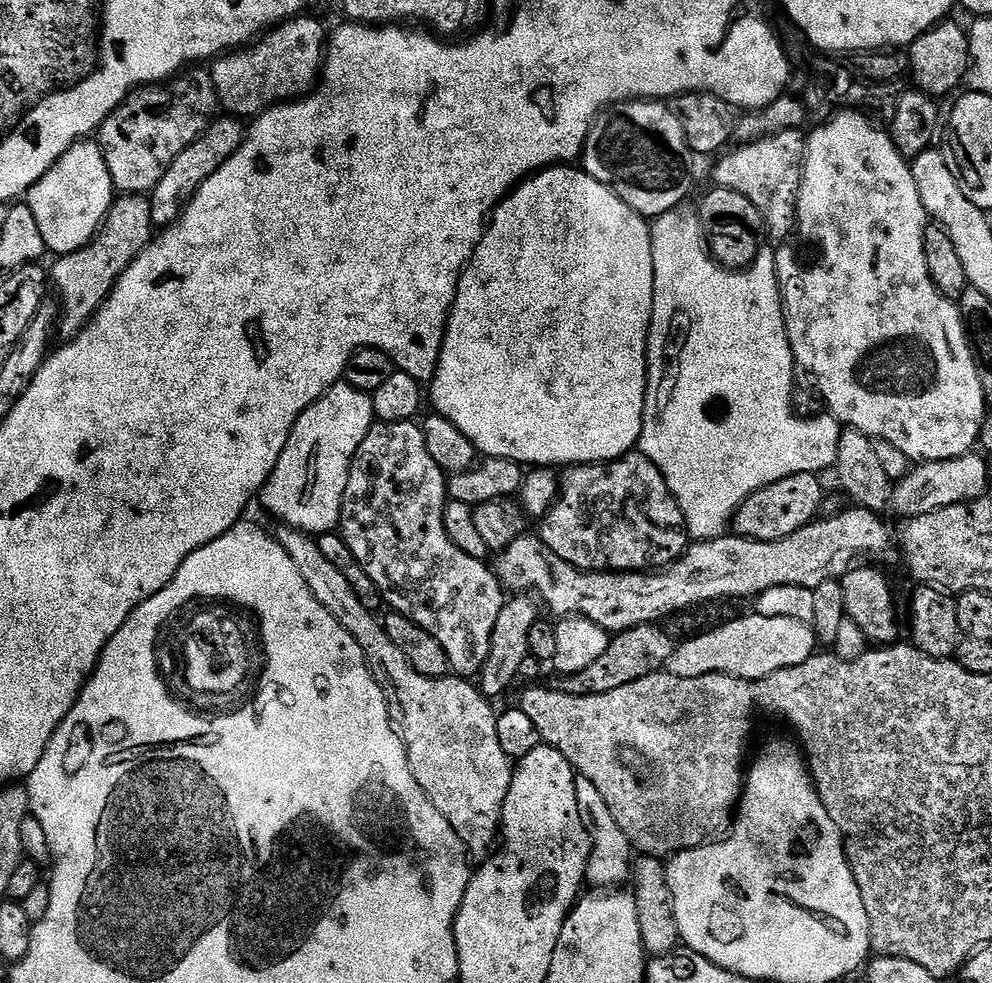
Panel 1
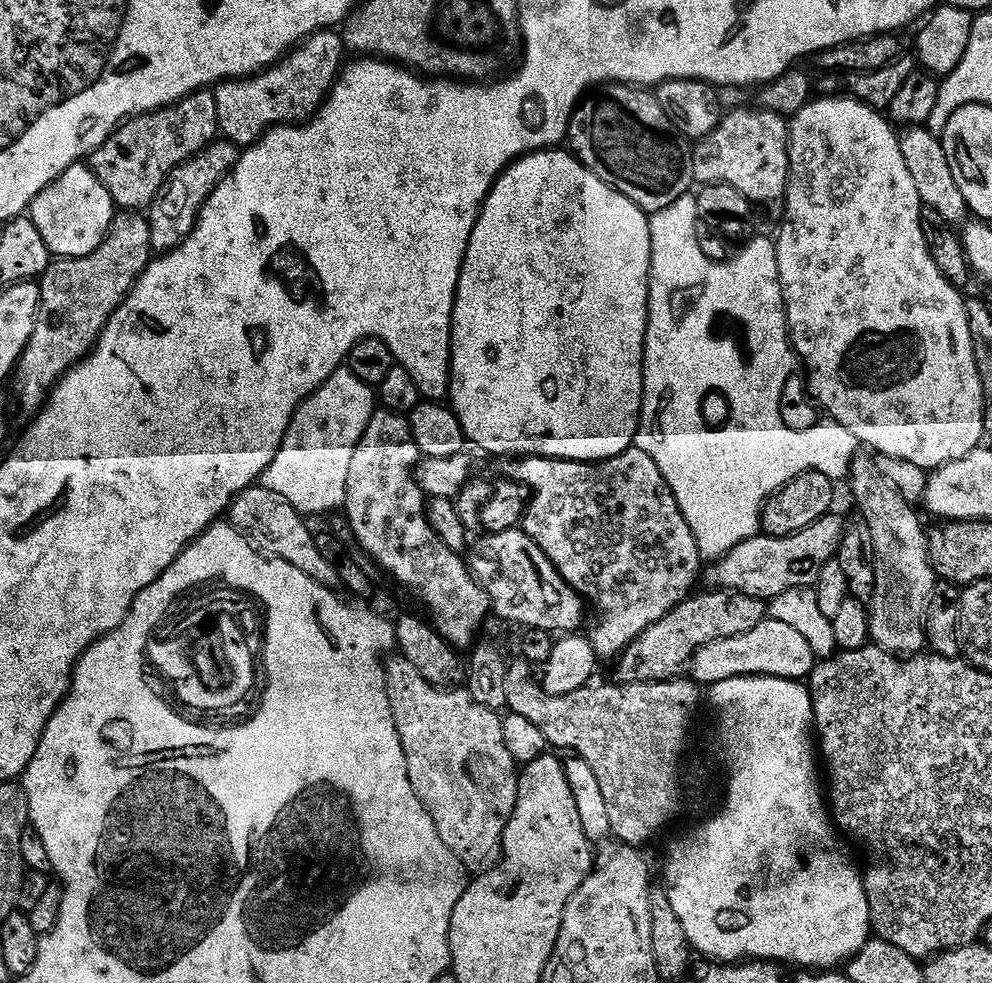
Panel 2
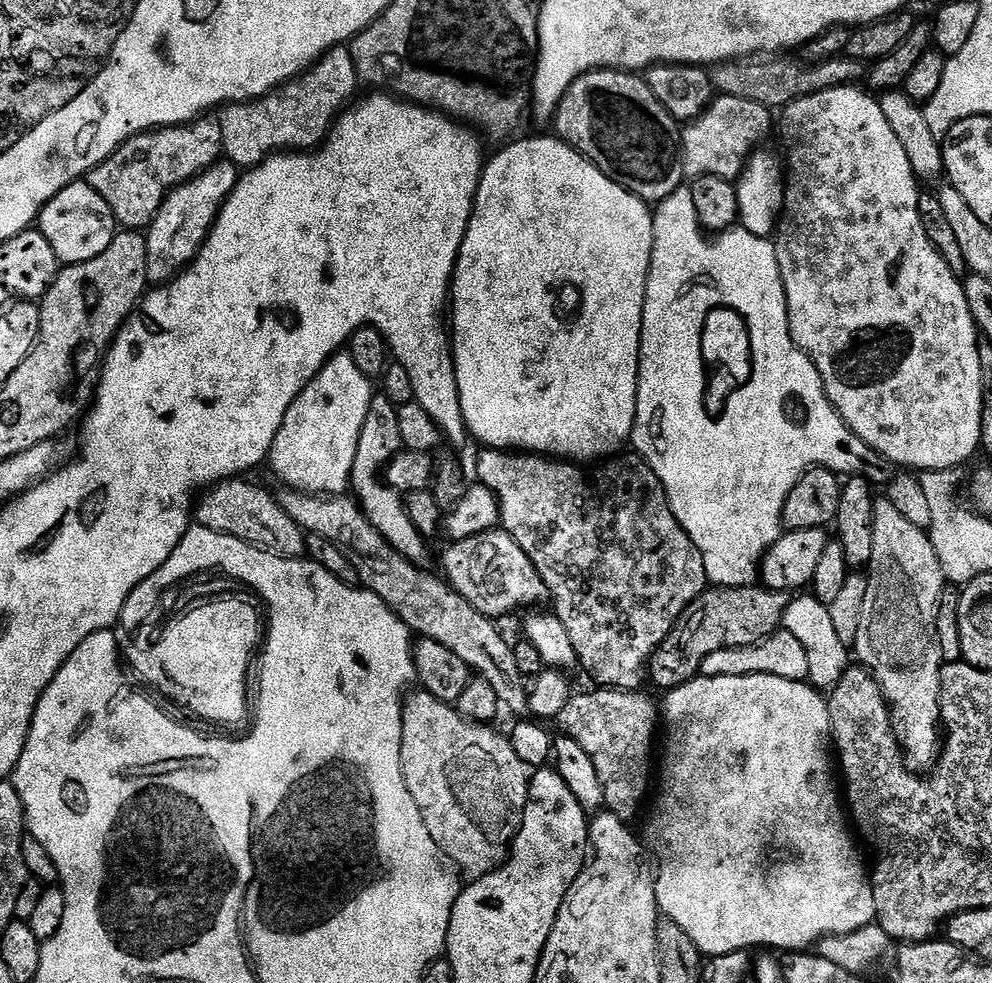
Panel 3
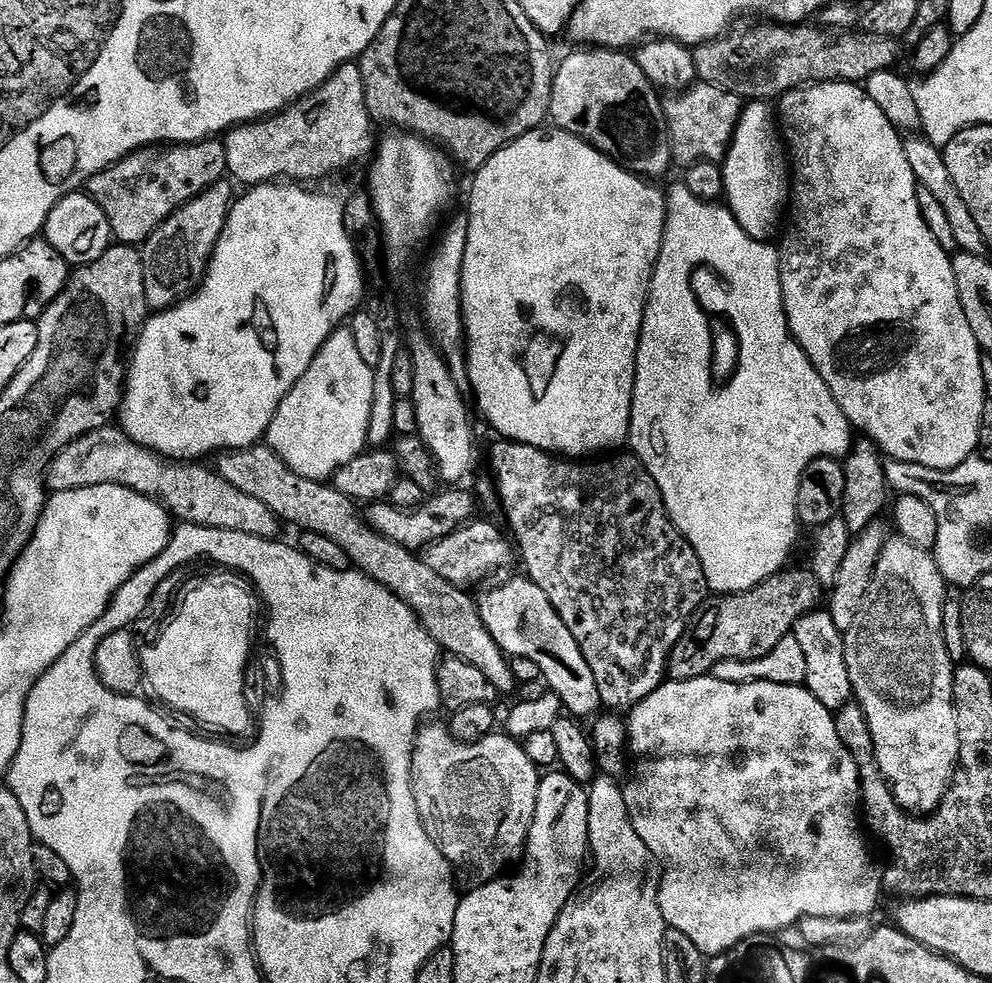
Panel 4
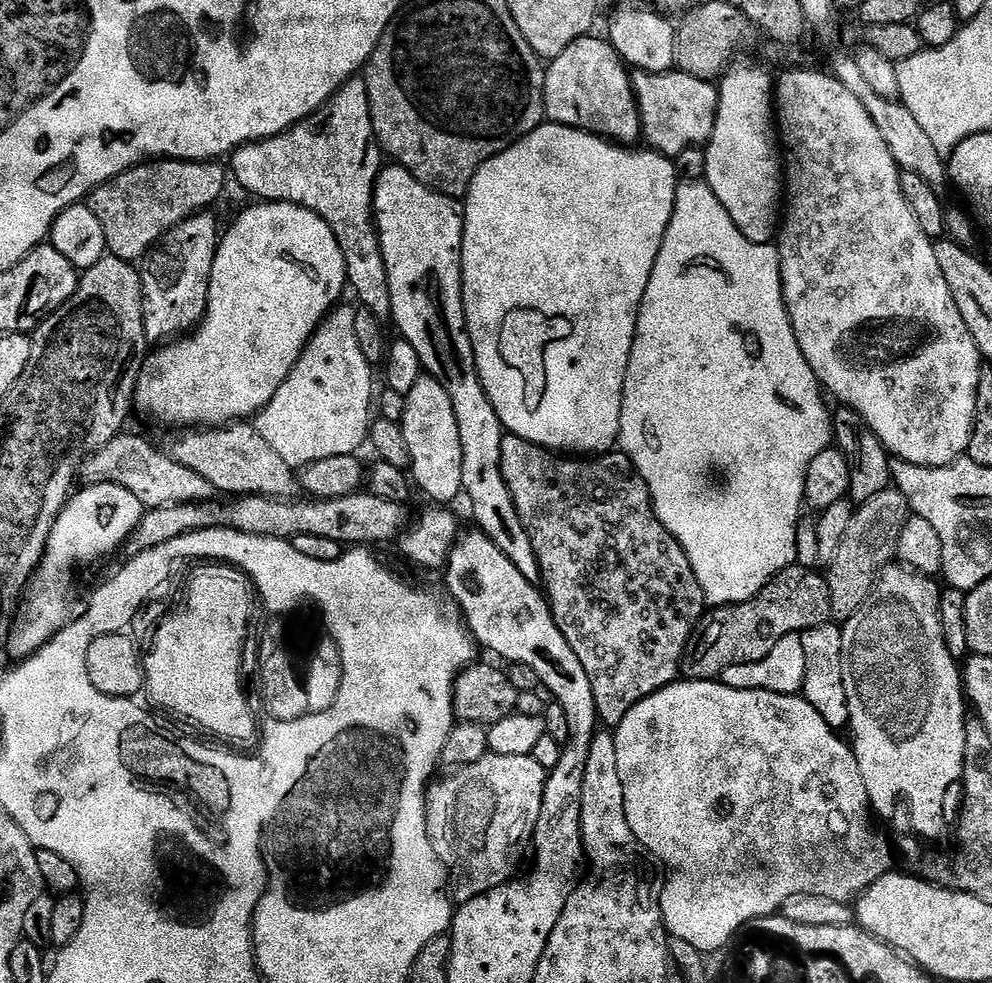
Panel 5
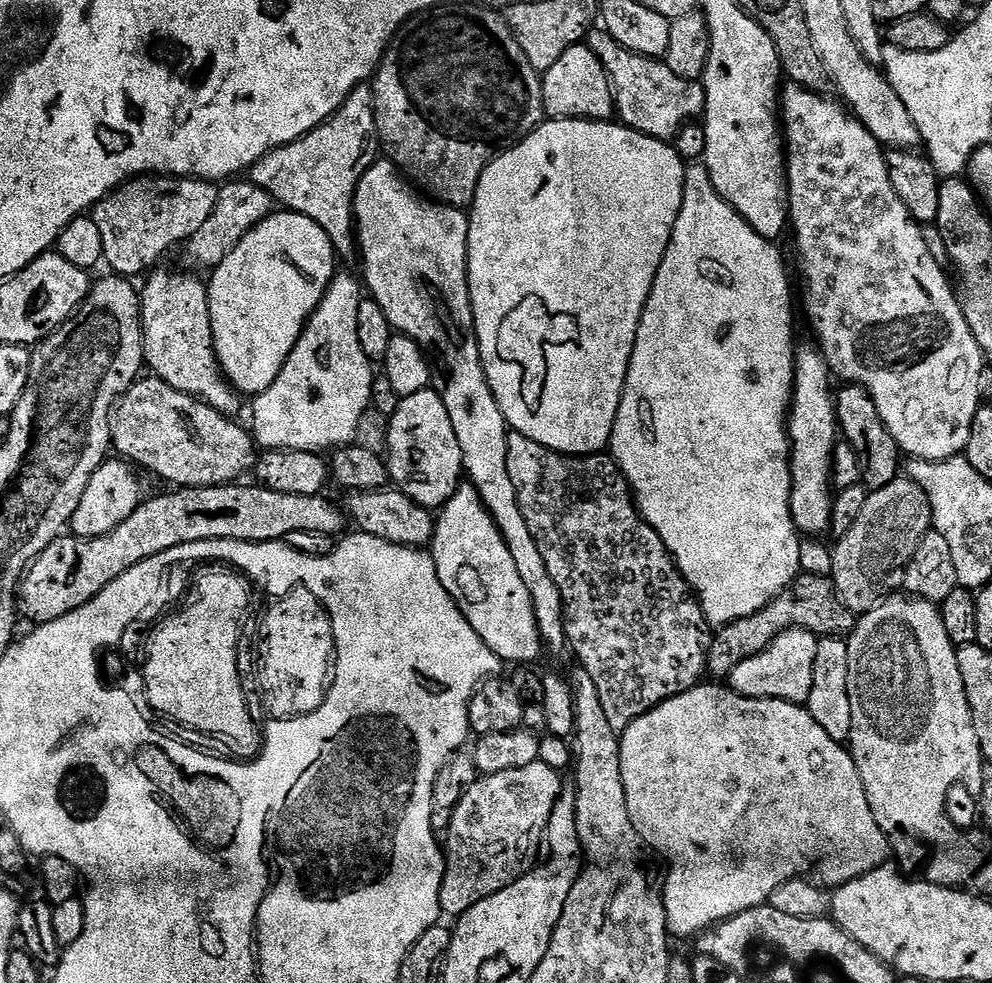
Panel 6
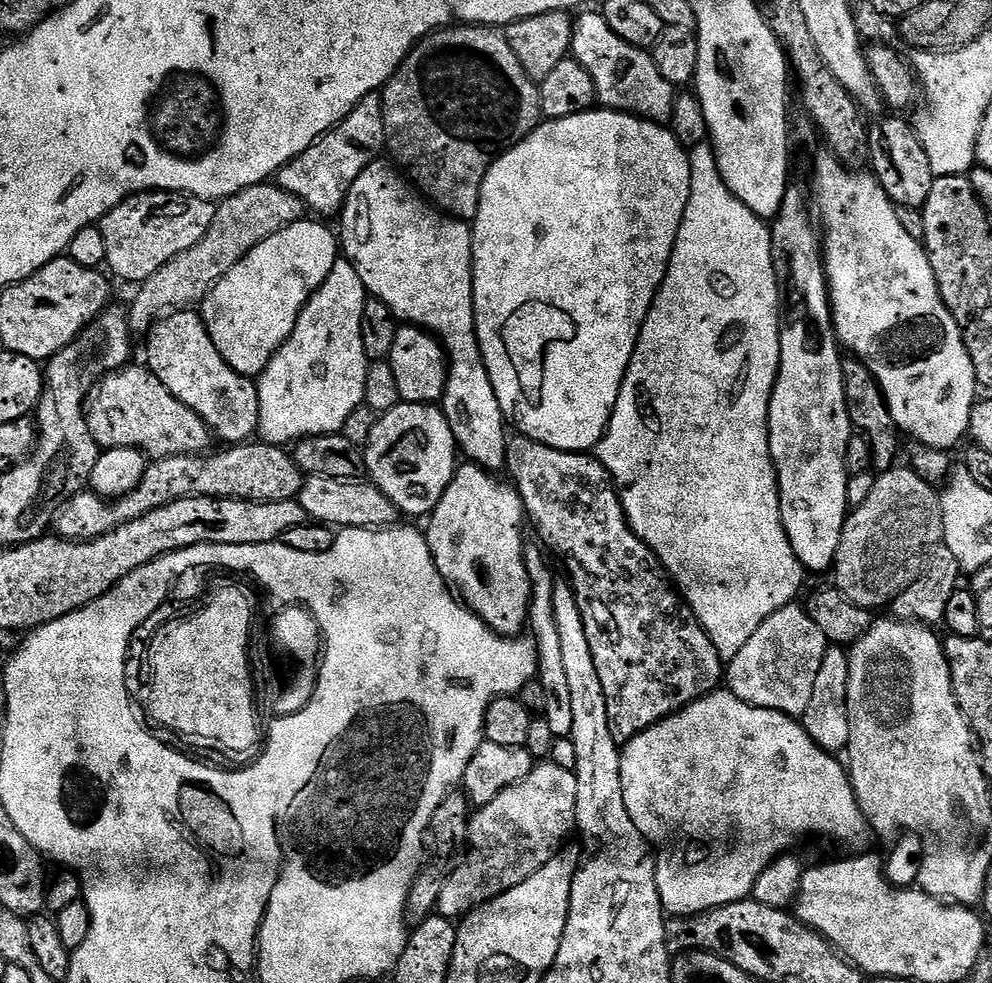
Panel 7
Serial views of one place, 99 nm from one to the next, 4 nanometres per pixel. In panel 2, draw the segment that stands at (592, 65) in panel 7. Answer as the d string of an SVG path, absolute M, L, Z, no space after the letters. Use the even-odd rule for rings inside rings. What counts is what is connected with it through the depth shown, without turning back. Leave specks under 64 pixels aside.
M736 108L725 115L720 125L705 140L691 149L692 178L697 185L734 186L753 206L779 205L788 195L788 125L776 112Z

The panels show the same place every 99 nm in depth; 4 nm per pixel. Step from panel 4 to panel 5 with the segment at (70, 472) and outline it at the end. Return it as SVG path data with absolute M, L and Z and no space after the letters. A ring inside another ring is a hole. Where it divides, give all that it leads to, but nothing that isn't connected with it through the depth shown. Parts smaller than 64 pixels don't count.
M128 435L110 438L106 446L83 460L78 469L81 485L117 484L130 490L130 494L134 494L134 498L138 498L138 502L142 502L145 509L165 508L175 504L200 504L203 500L213 499L214 490L210 482L194 474L194 470L174 462L171 455L158 452L142 437Z

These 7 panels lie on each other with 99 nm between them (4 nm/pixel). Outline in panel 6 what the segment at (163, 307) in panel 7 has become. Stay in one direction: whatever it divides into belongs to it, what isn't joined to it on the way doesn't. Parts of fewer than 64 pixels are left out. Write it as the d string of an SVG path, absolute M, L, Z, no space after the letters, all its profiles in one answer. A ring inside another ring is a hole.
M236 178L225 183L220 188L218 202L214 206L214 214L210 214L210 218L206 218L204 225L198 229L198 234L194 234L186 241L188 260L193 264L191 267L215 270L224 261L226 254L230 254L230 250L234 250L234 246L238 246L240 239L255 224L272 215L273 211L272 196L266 194L266 190L262 190L262 186L252 183L251 179Z

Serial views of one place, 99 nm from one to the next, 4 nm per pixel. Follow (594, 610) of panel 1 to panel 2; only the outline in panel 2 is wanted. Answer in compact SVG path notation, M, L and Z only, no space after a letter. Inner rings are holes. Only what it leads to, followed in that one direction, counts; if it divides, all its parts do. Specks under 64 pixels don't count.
M829 514L806 526L806 530L798 530L798 534L757 534L709 563L712 565L709 568L707 565L706 580L708 576L713 589L746 594L765 602L773 600L778 594L786 594L786 590L813 587L822 574L822 566L839 553L845 527L845 521L840 521L836 514ZM511 528L505 532L493 532L491 534L484 534L479 537L480 541L473 543L466 552L466 563L468 569L472 571L472 577L479 582L482 586L482 590L488 595L490 601L490 608L493 613L496 612L504 620L509 620L512 624L520 624L521 629L525 628L537 628L538 630L546 630L553 634L572 634L577 631L576 628L584 620L584 608L586 609L585 601L573 590L568 583L562 578L562 574L558 574L558 570L554 566L554 562L550 562L550 558L546 558L546 554L542 554L542 550L532 541L528 535L526 535L520 528Z

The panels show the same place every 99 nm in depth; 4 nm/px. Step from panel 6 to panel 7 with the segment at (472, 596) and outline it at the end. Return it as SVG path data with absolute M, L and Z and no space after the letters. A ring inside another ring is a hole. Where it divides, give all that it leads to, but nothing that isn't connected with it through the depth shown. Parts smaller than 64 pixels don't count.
M461 463L450 486L446 486L446 494L442 494L438 506L427 517L426 535L434 562L453 593L483 620L487 628L492 628L502 637L516 638L523 633L520 631L525 631L528 604L532 600L532 583L526 574L524 561L526 537L520 529L526 524L526 513L518 490L507 479L500 478L477 464Z

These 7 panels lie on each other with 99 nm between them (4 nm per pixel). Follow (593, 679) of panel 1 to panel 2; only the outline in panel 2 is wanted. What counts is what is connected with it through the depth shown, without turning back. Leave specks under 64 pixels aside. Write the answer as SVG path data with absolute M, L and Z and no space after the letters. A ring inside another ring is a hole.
M707 591L701 596L689 595L688 599L683 600L677 608L670 610L670 614L666 614L666 618L662 618L642 634L638 634L638 638L634 638L634 642L630 642L630 646L626 646L626 650L621 652L615 661L615 683L657 684L667 680L681 679L689 671L694 654L698 650L702 650L702 646L706 646L710 642L718 642L722 638L734 638L738 634L746 634L750 630L754 630L754 626L758 626L766 618L765 601L750 598L746 594L738 594L737 592Z

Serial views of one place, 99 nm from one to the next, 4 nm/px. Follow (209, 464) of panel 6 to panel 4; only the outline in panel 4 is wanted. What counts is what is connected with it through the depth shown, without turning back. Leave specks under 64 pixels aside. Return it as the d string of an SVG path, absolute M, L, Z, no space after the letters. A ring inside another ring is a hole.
M253 446L239 452L227 451L217 460L220 461L214 464L214 471L218 475L226 482L230 482L230 486L242 490L242 494L248 494L250 498L258 498L258 502L266 502L266 506L270 506L272 513L280 517L285 525L293 524L296 530L323 534L338 546L342 546L342 550L346 550L350 558L352 568L369 576L386 590L390 590L390 594L394 594L411 612L415 612L421 626L447 655L462 658L462 662L470 662L470 666L482 670L482 674L486 674L486 678L490 678L490 682L496 687L497 693L517 691L518 685L512 676L509 657L504 655L502 649L494 642L494 638L490 638L490 632L486 630L480 618L477 605L468 597L469 593L446 582L446 578L442 578L441 575L434 574L417 553L398 546L398 542L390 542L390 538L378 535L368 525L365 517L361 513L360 516L356 513L357 505L354 501L336 491L331 483L302 478L297 472L290 470L290 466L286 466L286 462L282 462L282 458L267 446Z

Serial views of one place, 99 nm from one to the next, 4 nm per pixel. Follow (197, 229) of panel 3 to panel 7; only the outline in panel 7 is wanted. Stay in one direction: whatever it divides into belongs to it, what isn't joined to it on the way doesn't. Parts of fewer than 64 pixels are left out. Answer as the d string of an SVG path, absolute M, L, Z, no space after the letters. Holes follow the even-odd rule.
M177 310L159 320L152 325L147 333L148 339L148 360L146 366L190 410L206 422L213 437L217 441L228 440L229 445L235 446L251 441L257 435L260 427L260 407L258 406L258 390L256 384L249 377L239 376L235 370L228 365L226 358L218 354L218 346L210 338L210 334L204 325L204 317L196 310Z

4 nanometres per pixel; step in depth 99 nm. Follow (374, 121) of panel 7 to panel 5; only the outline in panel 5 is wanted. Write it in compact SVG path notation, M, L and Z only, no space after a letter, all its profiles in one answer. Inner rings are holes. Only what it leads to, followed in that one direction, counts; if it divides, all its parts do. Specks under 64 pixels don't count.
M363 78L347 80L319 110L293 128L287 128L282 134L265 140L254 140L236 149L230 157L230 163L231 179L237 180L250 195L256 196L252 198L257 201L299 204L301 208L321 216L326 226L330 226L342 250L348 275L347 287L360 299L359 307L374 314L382 322L391 317L390 284L386 278L386 266L372 214L372 191L376 185L376 177L380 175L382 153L376 142L370 114L370 98L366 94L366 82Z

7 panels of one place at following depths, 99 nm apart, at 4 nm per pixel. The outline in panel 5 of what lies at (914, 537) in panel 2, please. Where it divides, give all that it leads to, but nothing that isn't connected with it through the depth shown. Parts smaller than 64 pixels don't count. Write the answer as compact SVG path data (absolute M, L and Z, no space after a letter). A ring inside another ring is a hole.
M889 566L880 573L880 578L876 581L876 587L872 589L872 595L868 597L868 601L865 602L852 617L843 621L842 624L842 682L845 683L846 698L849 702L850 731L852 730L853 736L851 736L850 747L852 751L856 753L856 757L858 758L858 770L862 770L862 782L866 782L868 802L872 806L873 813L875 813L881 821L884 819L886 823L893 824L898 831L904 832L900 834L915 834L917 837L923 838L925 841L936 840L944 832L944 799L947 798L948 791L950 791L955 784L957 787L958 781L964 775L964 759L966 758L966 726L970 719L969 713L964 713L964 708L966 709L966 693L964 690L964 681L962 679L962 668L958 661L950 654L950 650L946 650L946 638L942 634L942 618L940 617L940 593L942 588L941 585L936 585L936 582L937 581L933 579L933 577L924 576L920 572L913 572L912 569L907 566Z

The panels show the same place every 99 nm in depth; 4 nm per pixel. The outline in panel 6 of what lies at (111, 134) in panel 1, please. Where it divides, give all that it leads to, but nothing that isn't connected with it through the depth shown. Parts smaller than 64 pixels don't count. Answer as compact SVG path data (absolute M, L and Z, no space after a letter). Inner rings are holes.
M145 174L129 179L118 188L113 188L104 199L91 209L92 221L102 234L103 263L109 264L111 271L125 278L143 277L149 270L155 269L160 260L175 244L183 245L214 214L220 188L213 181L197 180L194 176L162 176Z

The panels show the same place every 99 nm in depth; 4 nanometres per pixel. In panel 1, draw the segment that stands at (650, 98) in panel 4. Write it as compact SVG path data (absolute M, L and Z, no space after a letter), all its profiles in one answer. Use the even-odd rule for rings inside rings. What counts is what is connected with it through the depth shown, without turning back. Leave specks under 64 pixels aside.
M626 100L605 108L592 121L584 143L582 168L588 175L602 182L602 186L611 188L638 215L655 218L679 209L683 205L680 203L691 194L692 160L692 147L686 142L686 134L675 111L667 103L659 100Z

